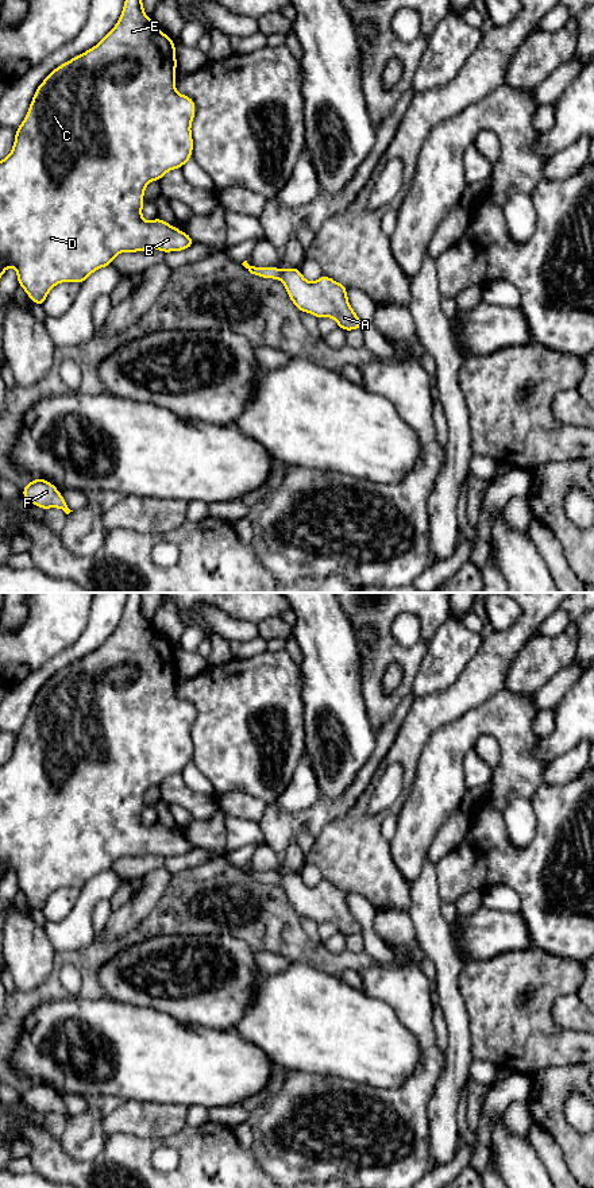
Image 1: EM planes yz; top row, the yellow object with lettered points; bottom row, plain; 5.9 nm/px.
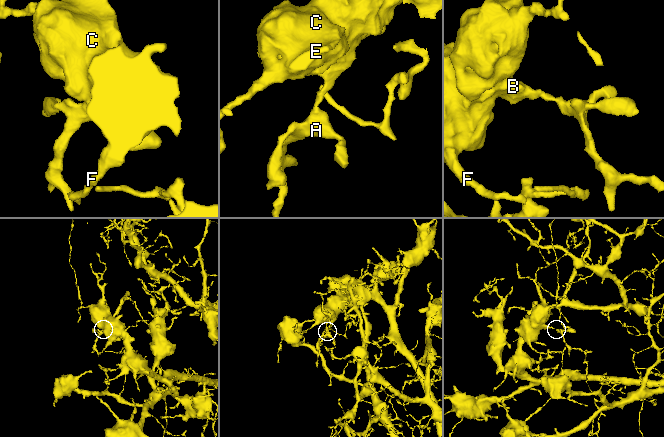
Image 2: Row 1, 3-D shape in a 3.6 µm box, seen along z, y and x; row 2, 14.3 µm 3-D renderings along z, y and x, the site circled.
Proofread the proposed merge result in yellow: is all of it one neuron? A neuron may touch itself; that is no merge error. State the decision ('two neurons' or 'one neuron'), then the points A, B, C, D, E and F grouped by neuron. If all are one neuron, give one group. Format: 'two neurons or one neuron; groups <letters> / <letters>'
one neuron; groups A B C D E F

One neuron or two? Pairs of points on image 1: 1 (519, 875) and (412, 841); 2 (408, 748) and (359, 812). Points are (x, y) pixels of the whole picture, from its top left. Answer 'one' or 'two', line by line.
1: two
2: one

